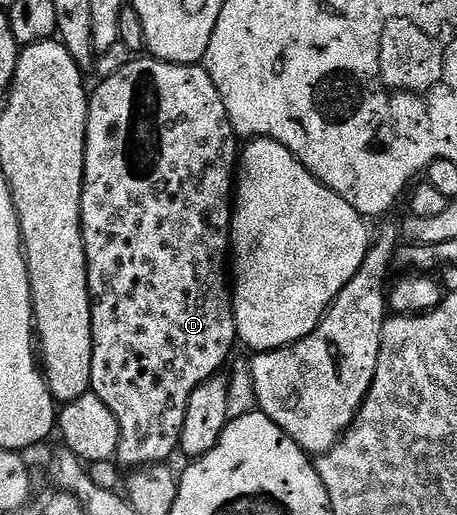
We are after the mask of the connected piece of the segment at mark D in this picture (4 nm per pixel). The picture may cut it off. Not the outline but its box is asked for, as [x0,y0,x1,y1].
[81,57,241,469]

